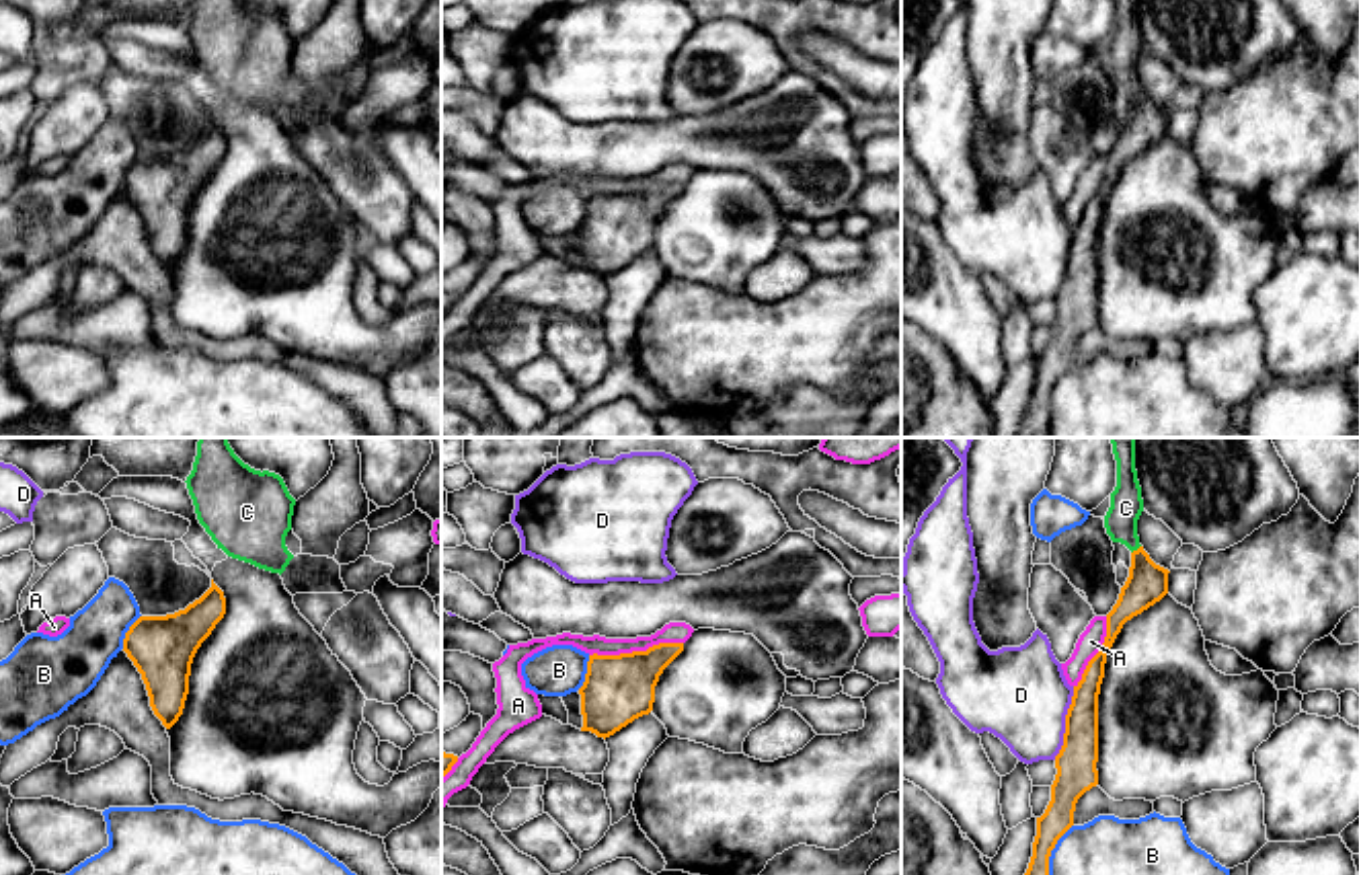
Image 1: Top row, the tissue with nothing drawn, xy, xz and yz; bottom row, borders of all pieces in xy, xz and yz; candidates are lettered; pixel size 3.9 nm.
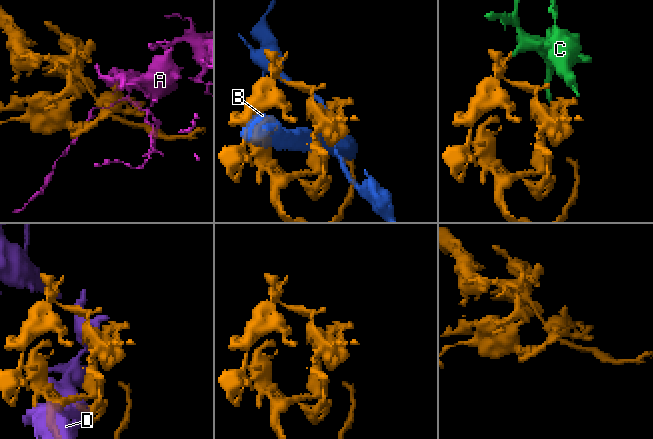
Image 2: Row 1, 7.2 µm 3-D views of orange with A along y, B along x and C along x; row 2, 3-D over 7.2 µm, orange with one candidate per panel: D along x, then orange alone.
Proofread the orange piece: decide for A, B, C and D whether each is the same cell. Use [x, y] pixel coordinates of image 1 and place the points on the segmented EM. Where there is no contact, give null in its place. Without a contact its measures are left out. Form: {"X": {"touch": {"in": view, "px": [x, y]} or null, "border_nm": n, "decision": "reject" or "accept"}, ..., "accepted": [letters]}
{"A": {"touch": {"in": "xz", "px": [635, 652]}, "border_nm": 380, "decision": "reject"}, "B": {"touch": {"in": "yz", "px": [1054, 847]}, "border_nm": 220, "decision": "reject"}, "C": {"touch": {"in": "yz", "px": [1138, 549]}, "border_nm": 50, "decision": "accept"}, "D": {"touch": {"in": "yz", "px": [1066, 724]}, "border_nm": 300, "decision": "reject"}, "accepted": ["C"]}

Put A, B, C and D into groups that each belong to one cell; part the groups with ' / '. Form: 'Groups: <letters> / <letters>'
Groups: A / B / C / D

